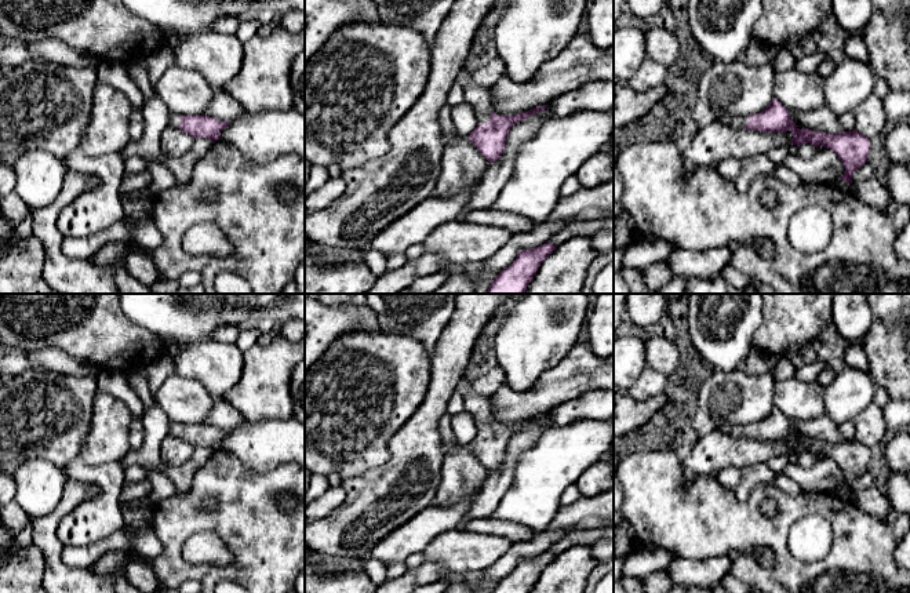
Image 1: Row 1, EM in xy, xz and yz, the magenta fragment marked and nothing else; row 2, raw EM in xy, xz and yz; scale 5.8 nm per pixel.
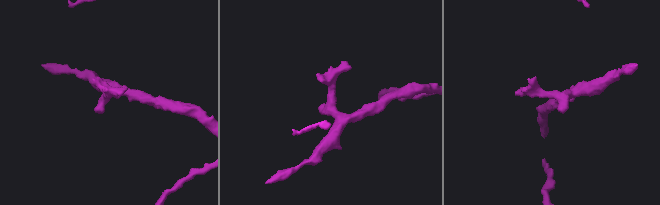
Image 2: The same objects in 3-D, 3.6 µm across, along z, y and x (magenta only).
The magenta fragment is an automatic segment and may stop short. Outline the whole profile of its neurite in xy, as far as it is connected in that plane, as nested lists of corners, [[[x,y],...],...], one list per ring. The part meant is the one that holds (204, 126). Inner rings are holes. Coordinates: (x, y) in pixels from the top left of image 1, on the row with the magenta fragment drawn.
[[[170,113],[168,125],[182,130],[192,138],[208,138],[218,141],[221,131],[225,130],[230,121],[219,121],[210,116],[179,116]]]

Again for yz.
[[[776,98],[760,113],[745,117],[718,116],[716,120],[736,130],[745,128],[769,134],[791,131],[791,145],[811,143],[816,148],[825,146],[833,150],[842,161],[845,172],[840,179],[848,185],[852,183],[852,174],[867,161],[870,152],[870,139],[856,130],[837,134],[812,131],[809,128],[800,130],[790,119],[789,110]]]

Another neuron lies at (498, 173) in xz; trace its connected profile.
[[[549,105],[545,110],[531,114],[510,128],[503,153],[496,161],[488,164],[483,179],[470,196],[469,203],[459,212],[456,221],[466,222],[467,214],[473,210],[491,210],[514,170],[518,148],[531,139],[540,125],[553,116],[556,116],[553,106]]]

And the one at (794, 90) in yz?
[[[793,69],[775,72],[774,98],[789,112],[811,112],[825,106],[825,80],[818,73],[802,73]]]

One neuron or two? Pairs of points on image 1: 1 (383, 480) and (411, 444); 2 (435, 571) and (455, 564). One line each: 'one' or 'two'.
1: one
2: two

